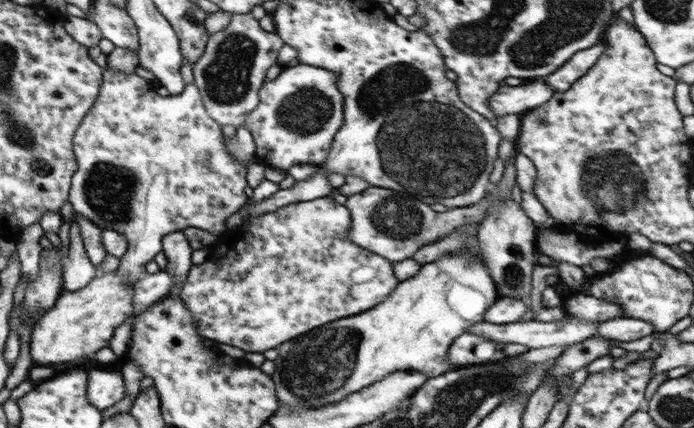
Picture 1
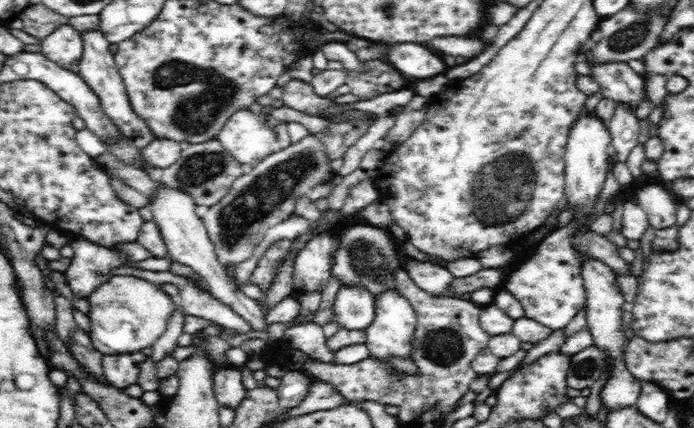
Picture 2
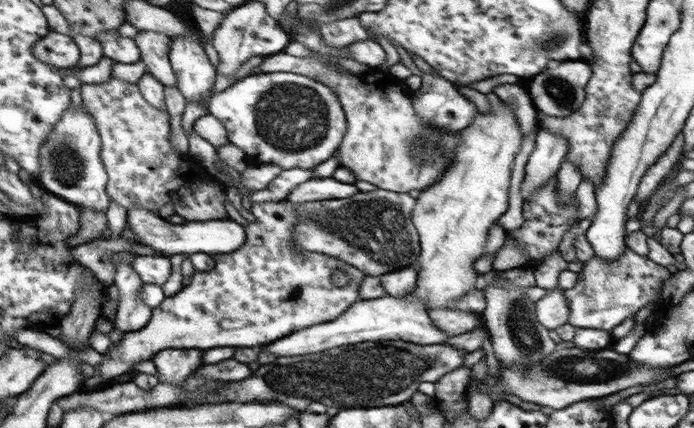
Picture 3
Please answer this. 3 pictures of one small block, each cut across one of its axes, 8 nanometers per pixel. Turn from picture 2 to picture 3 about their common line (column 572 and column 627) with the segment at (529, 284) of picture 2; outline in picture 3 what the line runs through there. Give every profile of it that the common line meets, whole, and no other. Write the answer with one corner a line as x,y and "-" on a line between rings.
640,216
627,219
624,253
616,261
606,261
594,256
578,273
578,282
574,288
564,290
564,297
570,305
568,324
576,328
592,328
611,331
627,318
636,318
636,314
648,305
653,307
658,301
658,292
674,278
665,267
658,266
647,256
640,256
628,249
626,240
631,231
641,230

